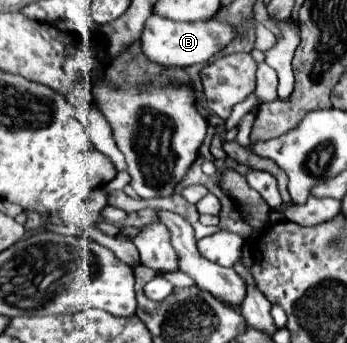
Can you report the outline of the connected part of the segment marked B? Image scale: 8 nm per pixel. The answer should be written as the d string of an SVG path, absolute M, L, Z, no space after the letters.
M151 16L143 30L143 54L161 66L191 66L199 62L207 62L213 58L221 48L225 48L229 42L233 42L239 36L239 30L229 22L219 22L215 18L211 20L199 20L199 22L177 22L161 16Z

